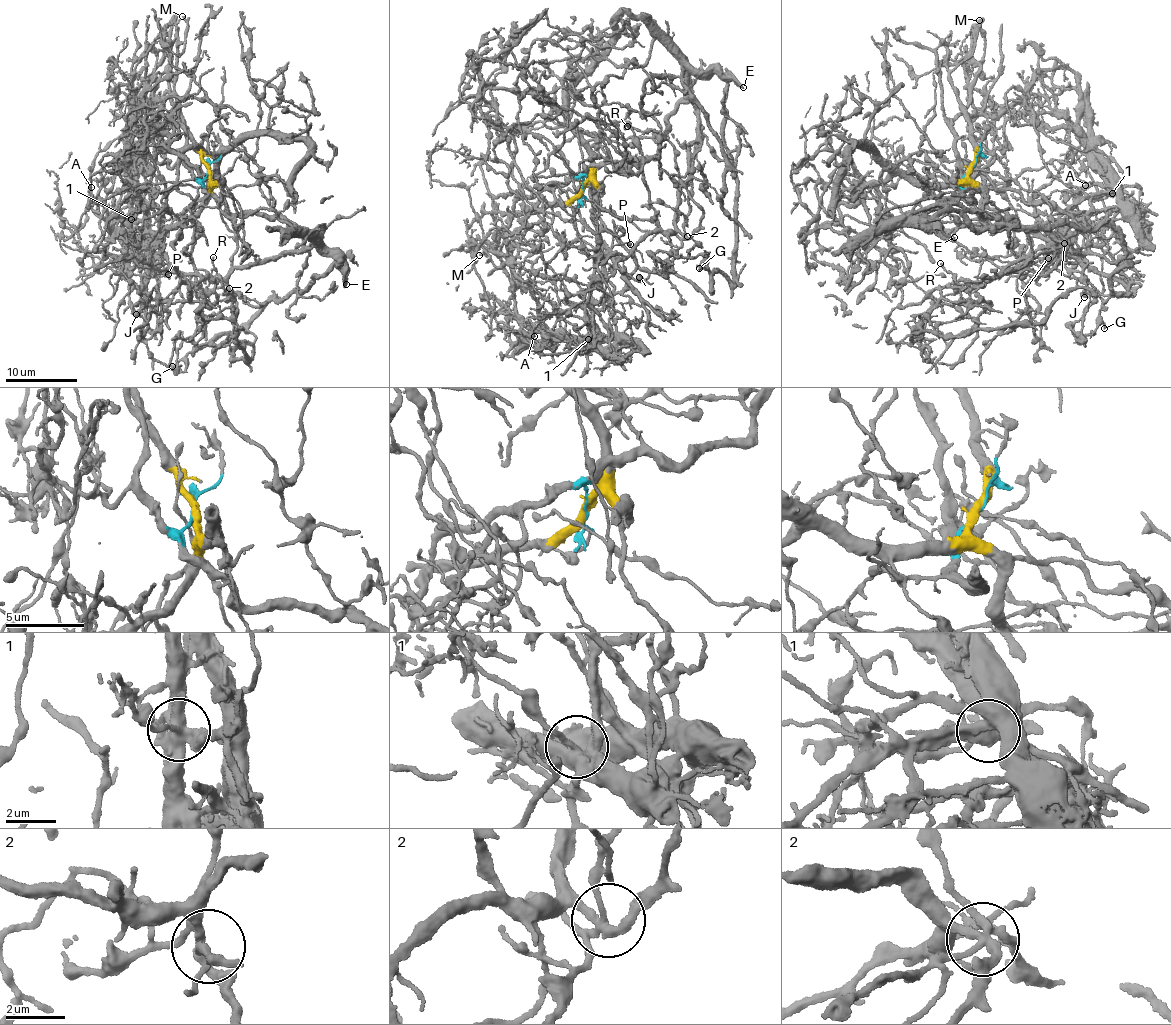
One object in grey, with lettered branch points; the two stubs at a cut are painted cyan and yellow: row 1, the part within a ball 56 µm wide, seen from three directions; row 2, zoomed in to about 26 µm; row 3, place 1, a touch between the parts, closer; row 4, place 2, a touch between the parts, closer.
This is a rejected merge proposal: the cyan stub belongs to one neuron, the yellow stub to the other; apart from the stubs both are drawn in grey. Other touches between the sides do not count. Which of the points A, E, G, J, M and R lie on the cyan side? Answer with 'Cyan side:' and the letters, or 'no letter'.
Cyan side: A, E, G, J, R

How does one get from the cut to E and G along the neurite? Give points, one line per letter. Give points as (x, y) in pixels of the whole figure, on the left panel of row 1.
E: (209, 169), (204, 188), (223, 201), (231, 213), (274, 217), (282, 214), (311, 231), (337, 255), (347, 284)
G: (209, 169), (206, 190), (231, 213), (282, 214), (352, 257), (336, 260), (297, 294), (264, 303), (172, 367)

